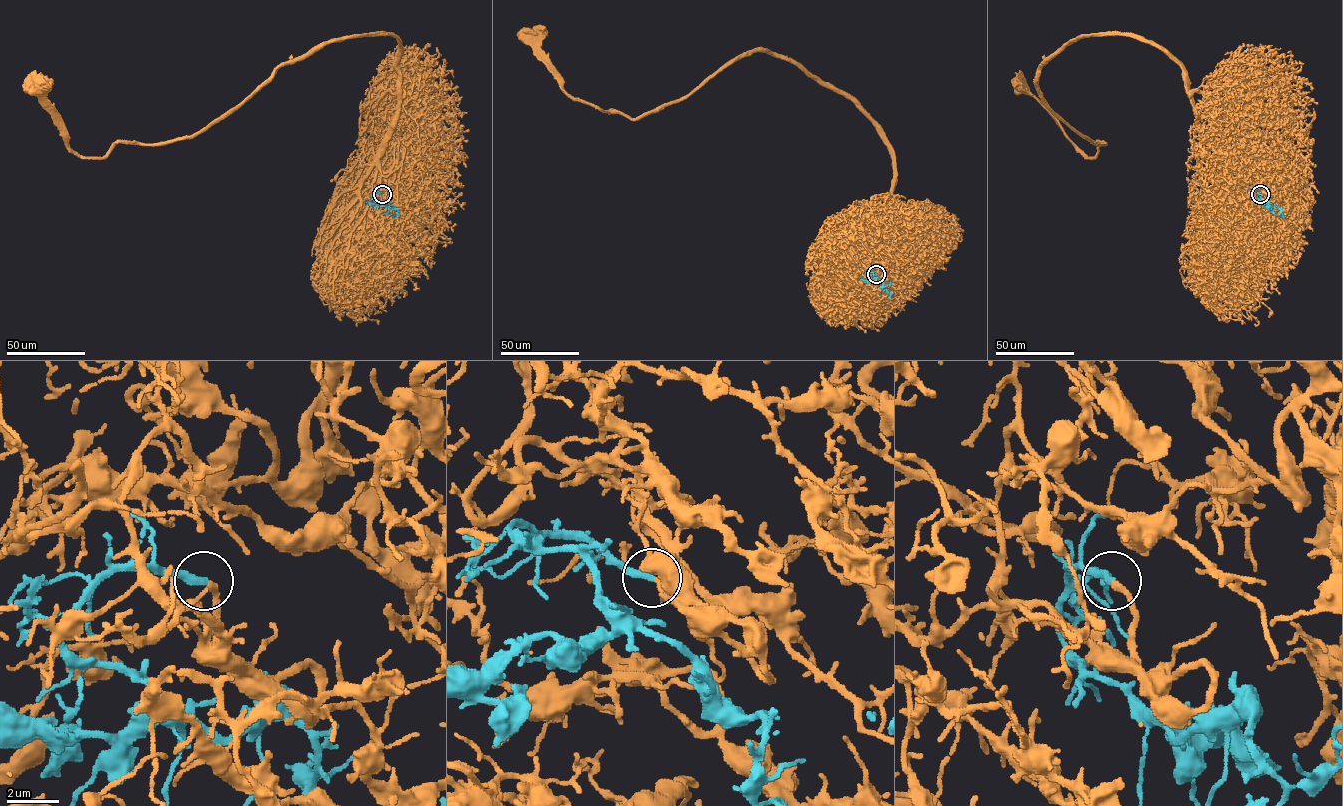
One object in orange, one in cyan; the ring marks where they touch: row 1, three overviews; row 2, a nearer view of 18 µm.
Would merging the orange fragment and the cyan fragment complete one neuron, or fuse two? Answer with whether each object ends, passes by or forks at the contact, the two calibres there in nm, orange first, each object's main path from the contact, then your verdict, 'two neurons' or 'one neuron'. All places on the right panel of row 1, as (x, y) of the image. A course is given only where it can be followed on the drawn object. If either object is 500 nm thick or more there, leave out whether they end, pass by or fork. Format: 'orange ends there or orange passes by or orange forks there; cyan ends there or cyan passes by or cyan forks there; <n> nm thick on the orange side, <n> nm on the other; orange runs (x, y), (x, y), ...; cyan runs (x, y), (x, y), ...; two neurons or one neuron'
orange ends there; cyan ends there; 260 nm thick on the orange side, 320 nm on the other; orange runs (1260, 195), (1221, 173), (1157, 45), (1081, 36), (1040, 69), (1041, 98), (1105, 143), (1093, 158), (1020, 86); cyan runs (1260, 195), (1258, 199), (1277, 206), (1284, 218); one neuron

